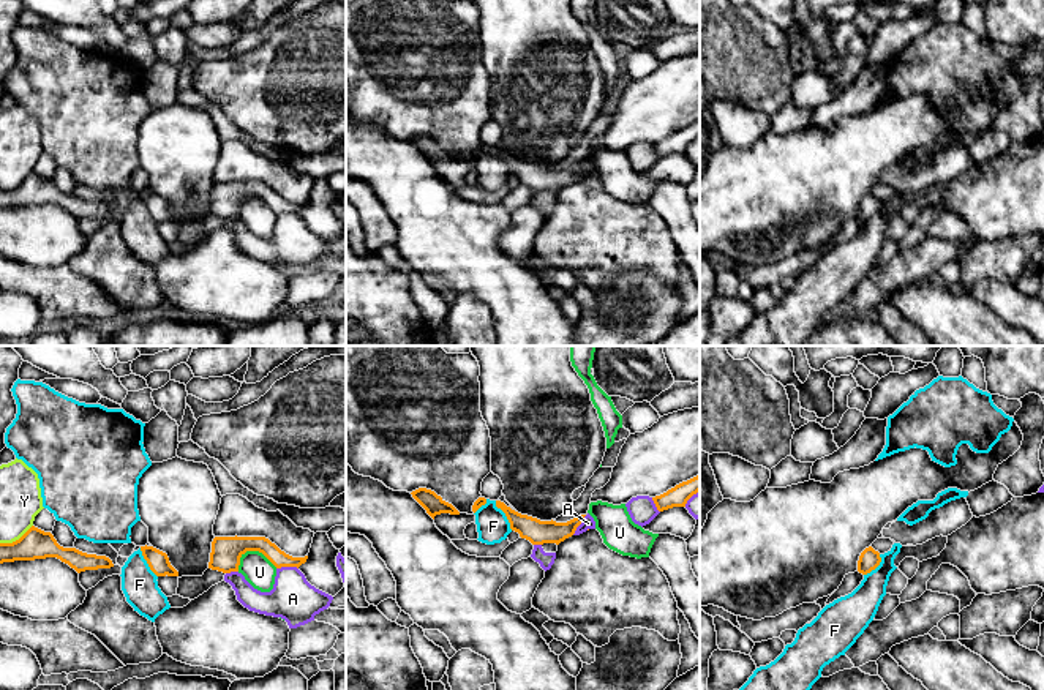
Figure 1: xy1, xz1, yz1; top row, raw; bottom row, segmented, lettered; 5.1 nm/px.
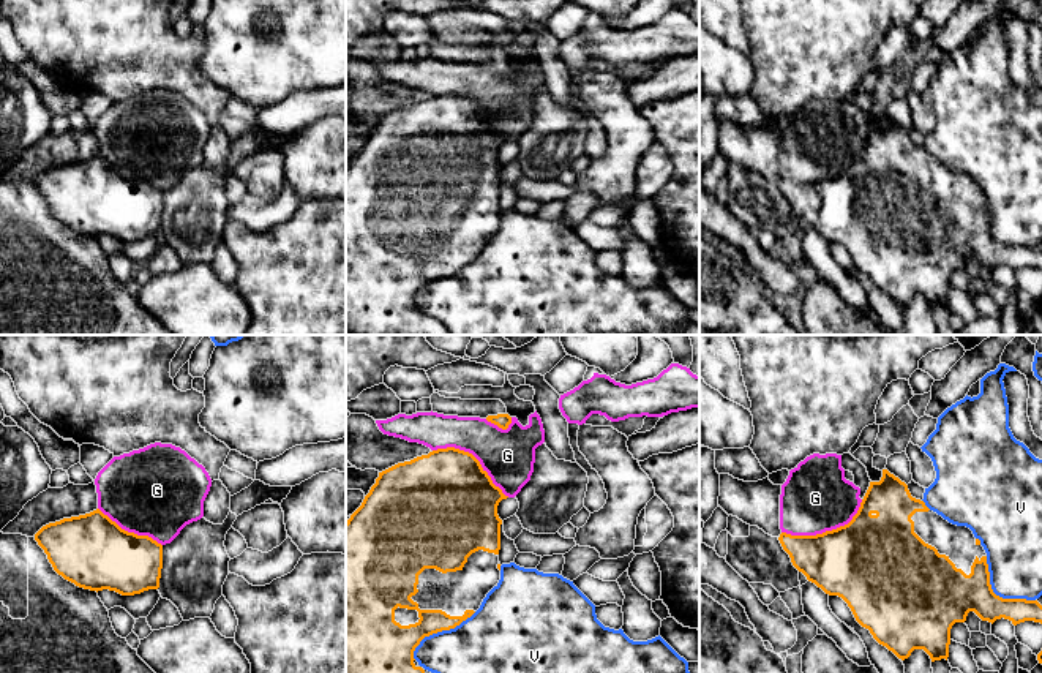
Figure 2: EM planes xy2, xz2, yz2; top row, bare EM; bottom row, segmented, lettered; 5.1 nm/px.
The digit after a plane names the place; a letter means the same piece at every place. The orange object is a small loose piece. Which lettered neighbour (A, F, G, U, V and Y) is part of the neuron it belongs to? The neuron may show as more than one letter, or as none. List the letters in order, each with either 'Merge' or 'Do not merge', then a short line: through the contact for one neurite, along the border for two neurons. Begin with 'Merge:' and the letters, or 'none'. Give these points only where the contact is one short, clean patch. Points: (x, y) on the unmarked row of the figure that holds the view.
Merge: none
A: Do not merge
F: Do not merge. Line: xz1 (495, 147), (512, 176)
G: Do not merge
U: Do not merge. Line: xy1 (277, 213), (261, 199), (247, 198), (240, 204), (237, 217)
V: Do not merge
Y: Do not merge

